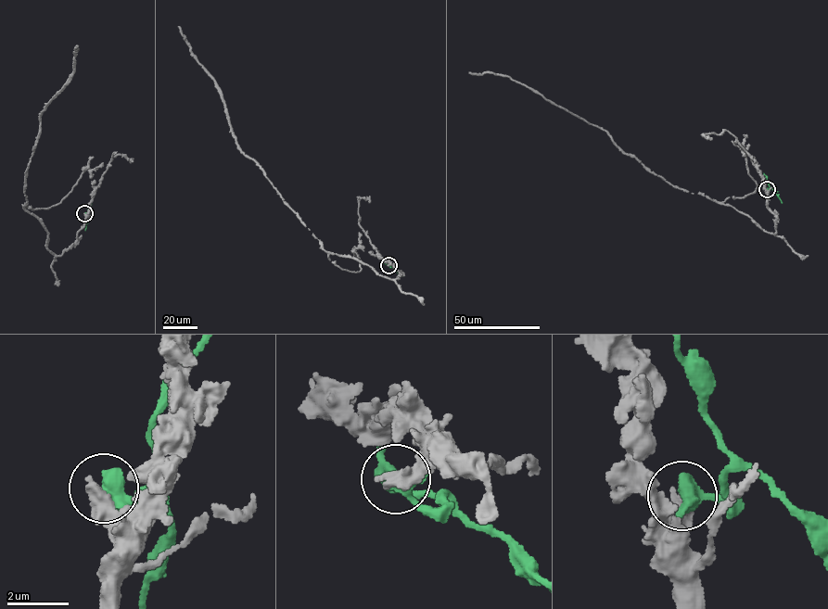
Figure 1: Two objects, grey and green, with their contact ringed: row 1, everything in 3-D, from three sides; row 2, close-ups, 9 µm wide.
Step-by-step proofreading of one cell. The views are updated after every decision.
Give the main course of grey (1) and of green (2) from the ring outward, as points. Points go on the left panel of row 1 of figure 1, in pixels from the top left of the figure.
1: (84, 214), (77, 240), (55, 255), (46, 247), (45, 229), (23, 207), (41, 116), (70, 80), (77, 45)
2: (85, 214), (88, 216), (85, 230)

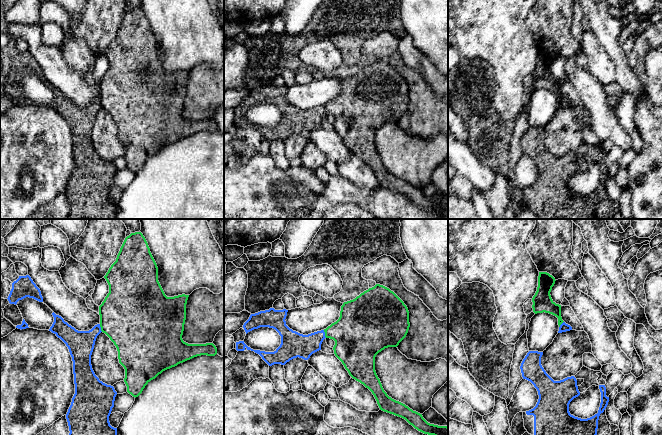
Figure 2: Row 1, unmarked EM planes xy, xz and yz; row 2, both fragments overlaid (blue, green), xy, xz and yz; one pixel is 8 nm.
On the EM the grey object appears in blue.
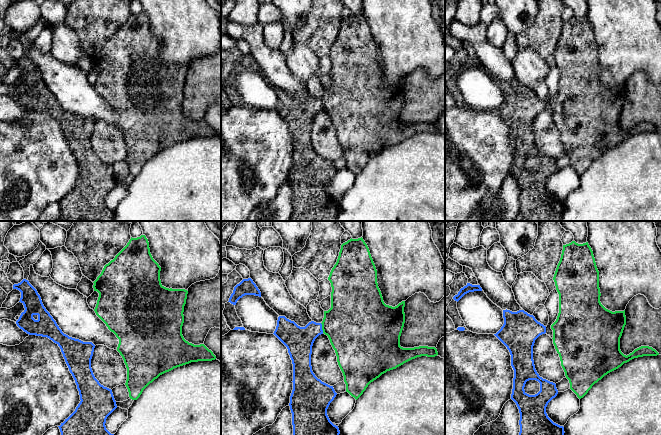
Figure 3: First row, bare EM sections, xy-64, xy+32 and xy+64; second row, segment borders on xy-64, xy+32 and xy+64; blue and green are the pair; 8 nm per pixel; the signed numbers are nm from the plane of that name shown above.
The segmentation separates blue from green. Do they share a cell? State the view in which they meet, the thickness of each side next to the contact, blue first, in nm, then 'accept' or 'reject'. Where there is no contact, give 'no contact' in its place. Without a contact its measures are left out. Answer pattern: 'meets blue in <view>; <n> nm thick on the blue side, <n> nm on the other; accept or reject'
meets blue in xy; 200 nm thick on the blue side, 460 nm on the other; reject

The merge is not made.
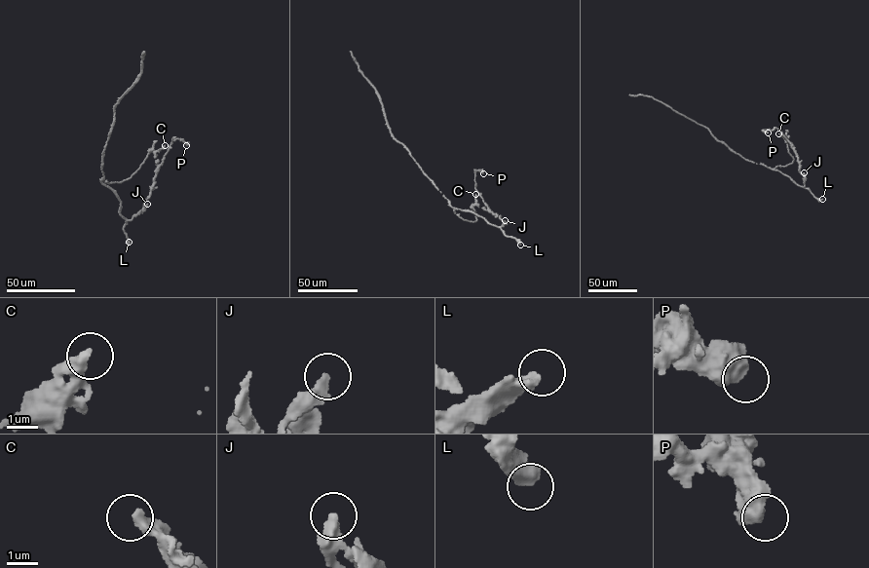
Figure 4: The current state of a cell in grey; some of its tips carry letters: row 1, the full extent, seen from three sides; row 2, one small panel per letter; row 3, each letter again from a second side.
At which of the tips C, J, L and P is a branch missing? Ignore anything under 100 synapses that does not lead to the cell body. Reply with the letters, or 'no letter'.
L

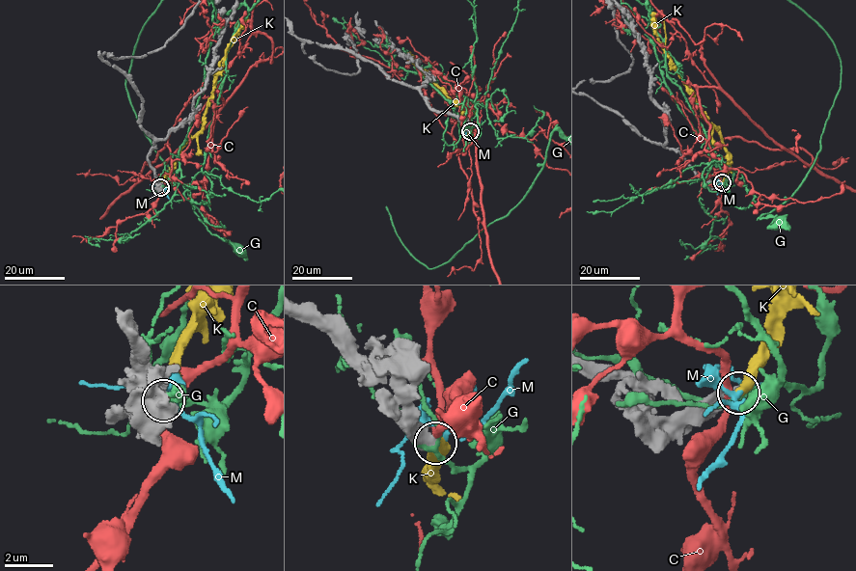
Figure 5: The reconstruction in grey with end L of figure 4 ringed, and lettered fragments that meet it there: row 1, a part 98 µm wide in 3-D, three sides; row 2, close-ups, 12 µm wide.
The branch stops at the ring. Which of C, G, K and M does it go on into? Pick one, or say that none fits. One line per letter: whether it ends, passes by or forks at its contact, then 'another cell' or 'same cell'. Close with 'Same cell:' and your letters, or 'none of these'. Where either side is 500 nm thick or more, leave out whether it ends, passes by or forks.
C: another cell
G: another cell
K: same cell
M: another cell
Same cell: K

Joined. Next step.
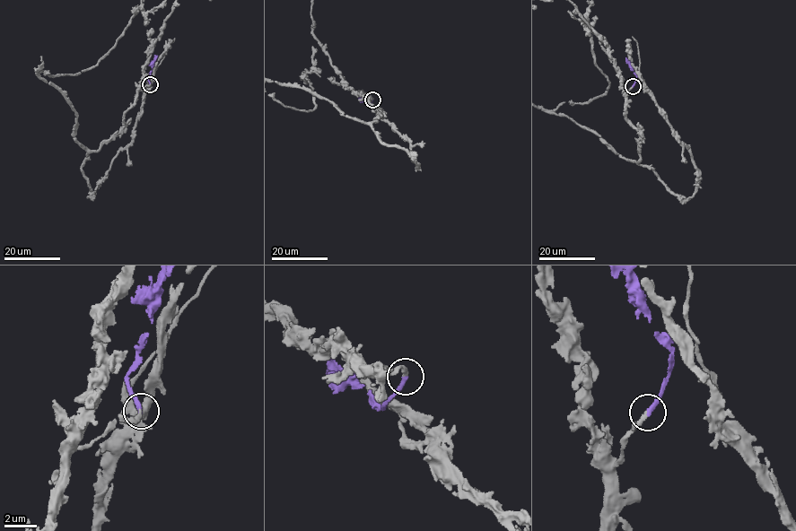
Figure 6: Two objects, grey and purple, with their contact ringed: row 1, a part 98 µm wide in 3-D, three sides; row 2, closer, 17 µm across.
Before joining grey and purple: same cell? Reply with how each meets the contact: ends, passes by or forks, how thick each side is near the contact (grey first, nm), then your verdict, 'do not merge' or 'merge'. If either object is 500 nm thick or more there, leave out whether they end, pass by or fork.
grey ends there; purple ends there; 220 nm thick on the grey side, 240 nm on the other; merge

